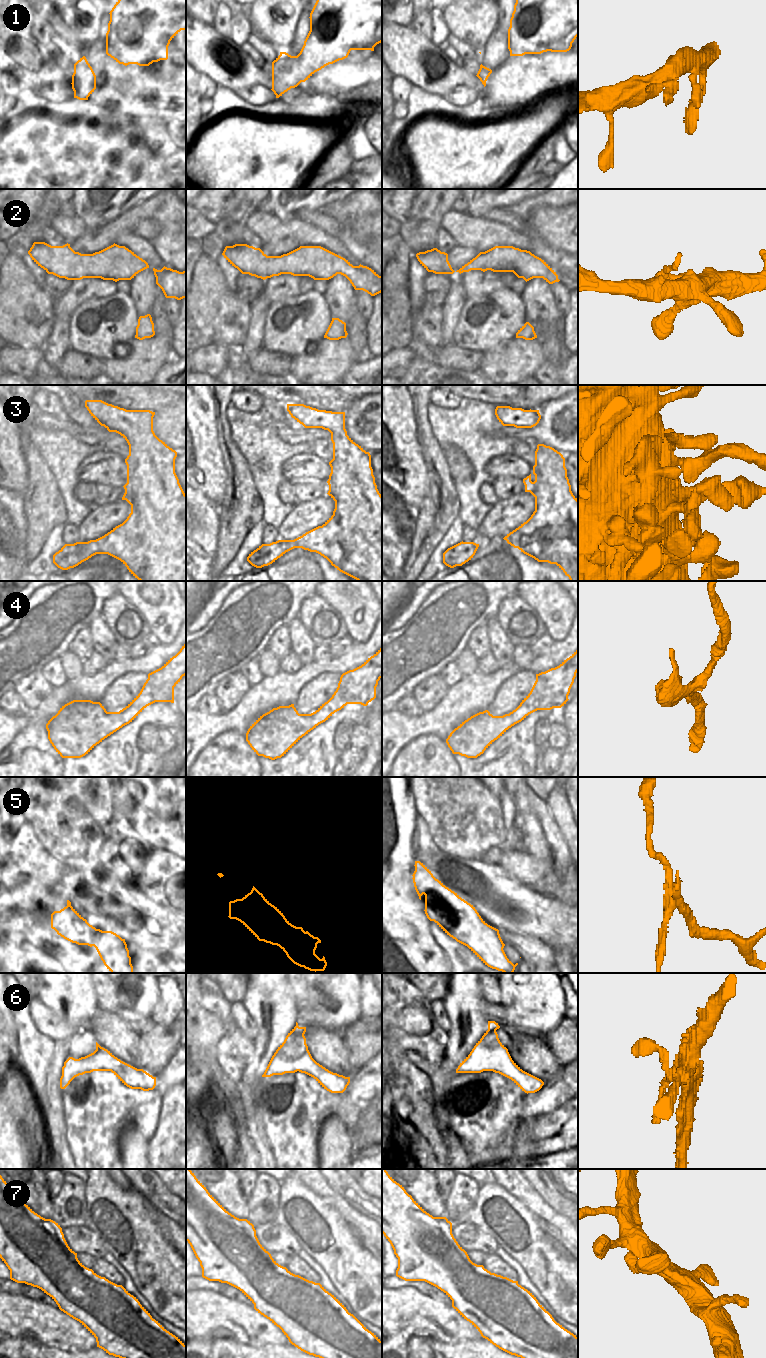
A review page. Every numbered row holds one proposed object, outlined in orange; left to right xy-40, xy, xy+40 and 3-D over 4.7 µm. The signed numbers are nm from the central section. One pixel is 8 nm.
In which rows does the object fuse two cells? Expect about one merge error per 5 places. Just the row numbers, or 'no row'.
5

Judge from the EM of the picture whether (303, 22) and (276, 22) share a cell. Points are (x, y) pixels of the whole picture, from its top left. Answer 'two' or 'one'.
two

